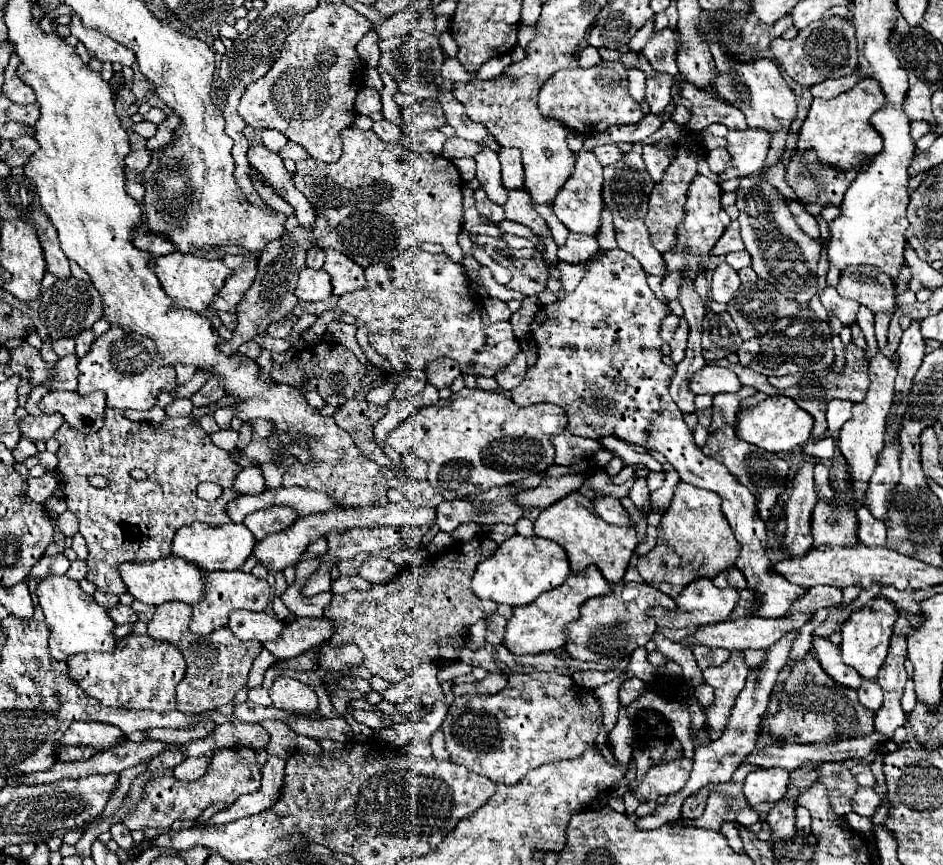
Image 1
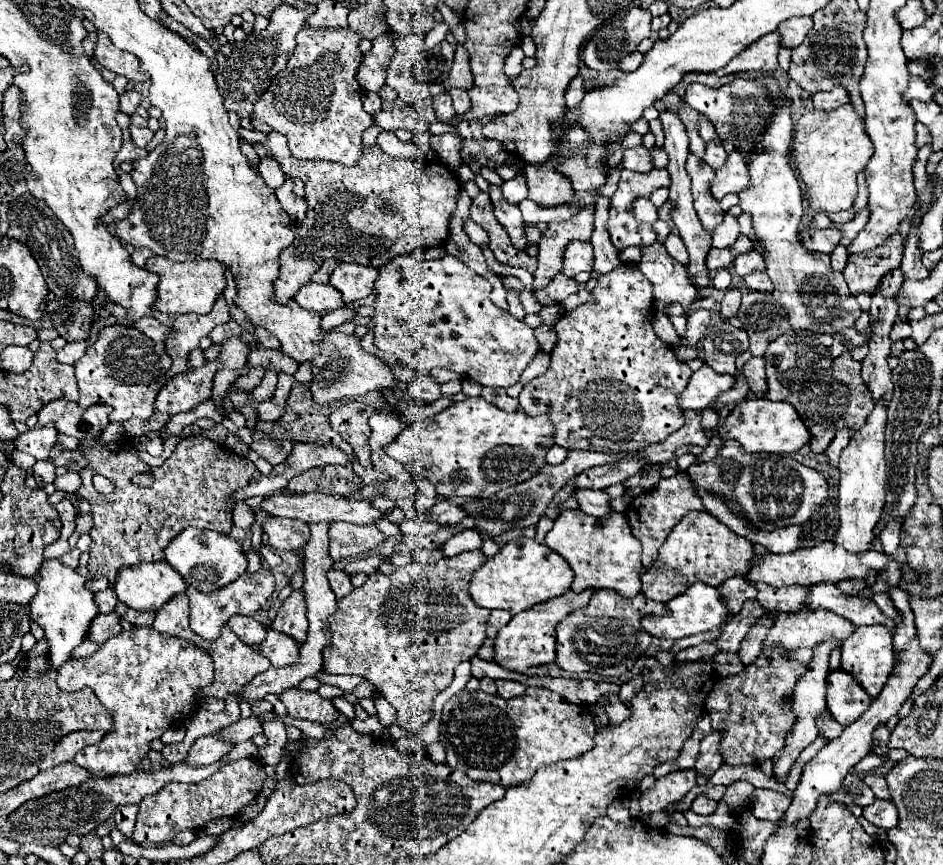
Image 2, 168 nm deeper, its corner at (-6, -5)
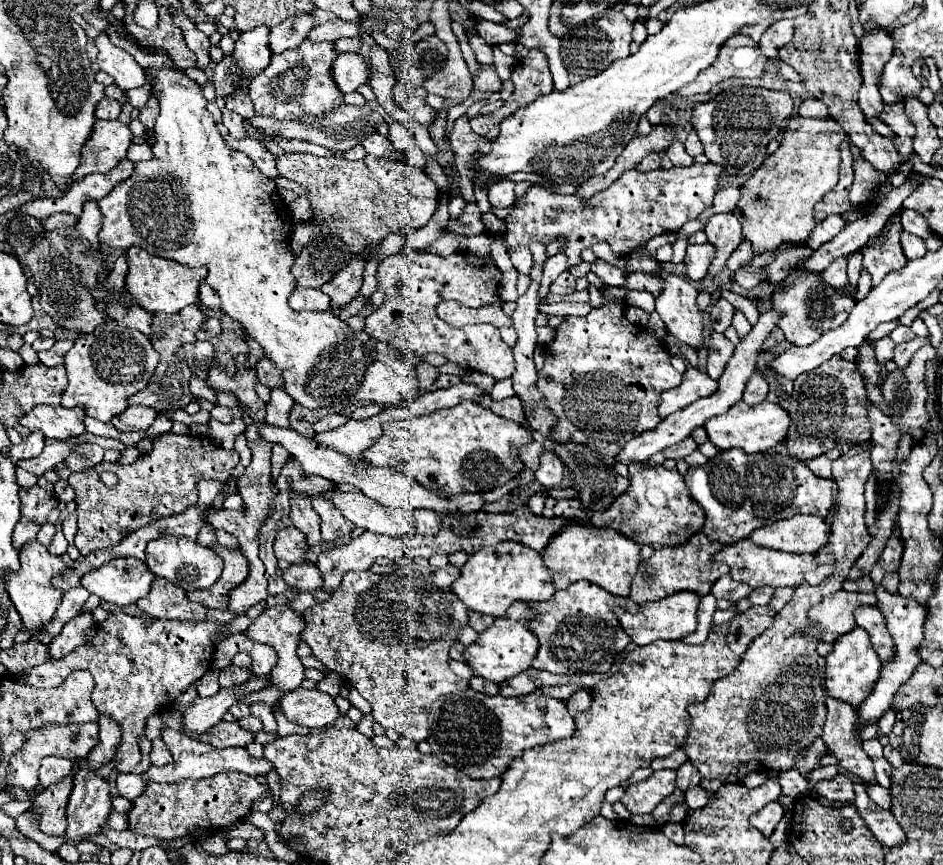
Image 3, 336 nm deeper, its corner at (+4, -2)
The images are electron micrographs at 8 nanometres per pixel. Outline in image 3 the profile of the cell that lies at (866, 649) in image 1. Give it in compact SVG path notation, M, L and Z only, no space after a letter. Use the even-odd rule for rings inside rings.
M857 626L851 632L839 636L839 640L833 642L833 650L825 656L825 660L827 660L825 670L827 694L857 708L857 704L861 704L861 700L865 700L865 696L873 690L873 684L877 682L881 670L881 658L873 650L869 634Z

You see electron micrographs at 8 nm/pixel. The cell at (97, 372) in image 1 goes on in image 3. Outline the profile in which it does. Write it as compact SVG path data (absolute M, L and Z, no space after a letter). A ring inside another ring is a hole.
M109 318L93 332L79 334L73 348L65 354L69 384L63 392L61 404L65 408L85 406L87 416L109 422L113 416L127 410L129 396L137 394L145 388L145 384L149 384L157 362L159 356L147 336Z

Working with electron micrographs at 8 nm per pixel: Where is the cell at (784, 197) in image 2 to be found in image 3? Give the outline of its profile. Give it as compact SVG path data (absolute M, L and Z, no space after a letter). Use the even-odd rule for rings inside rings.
M799 260L795 266L791 266L787 278L783 280L783 290L775 290L771 294L773 310L783 314L777 326L783 330L785 338L795 346L809 346L817 338L821 338L823 332L841 326L847 320L851 308L855 306L855 300L851 296L837 288L831 288L823 282L819 272L807 272L803 264L805 260Z

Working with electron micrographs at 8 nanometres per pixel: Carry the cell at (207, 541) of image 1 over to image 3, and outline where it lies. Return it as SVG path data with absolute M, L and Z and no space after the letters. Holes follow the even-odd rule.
M161 536L157 540L151 540L145 548L145 564L149 564L151 572L155 576L161 576L165 580L171 580L173 584L181 586L183 590L203 590L211 588L221 572L223 572L223 560L209 548L199 544L193 538L185 536Z

